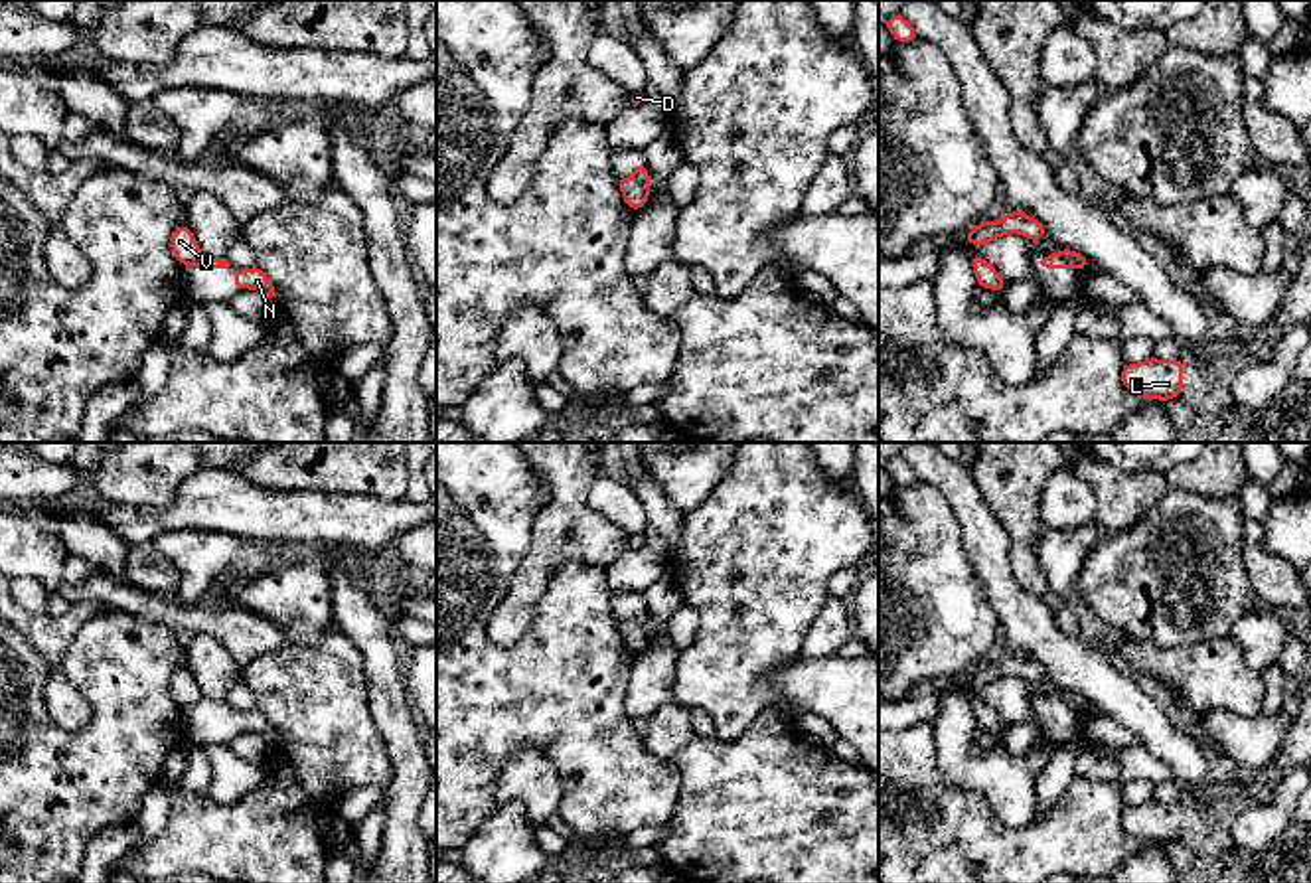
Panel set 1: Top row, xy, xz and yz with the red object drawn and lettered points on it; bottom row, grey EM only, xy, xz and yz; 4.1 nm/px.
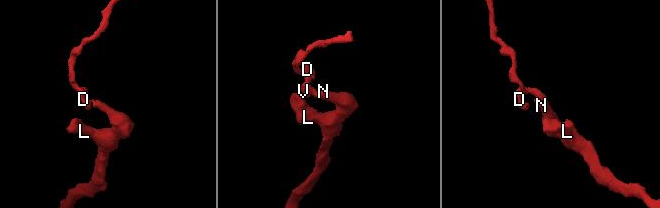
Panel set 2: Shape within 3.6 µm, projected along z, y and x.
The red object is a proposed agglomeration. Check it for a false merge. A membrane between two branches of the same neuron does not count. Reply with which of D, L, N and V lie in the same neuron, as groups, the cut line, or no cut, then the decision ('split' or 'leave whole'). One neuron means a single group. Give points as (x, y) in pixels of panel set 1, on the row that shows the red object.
groups D V / L N; cut xz (632, 174), (648, 192); split

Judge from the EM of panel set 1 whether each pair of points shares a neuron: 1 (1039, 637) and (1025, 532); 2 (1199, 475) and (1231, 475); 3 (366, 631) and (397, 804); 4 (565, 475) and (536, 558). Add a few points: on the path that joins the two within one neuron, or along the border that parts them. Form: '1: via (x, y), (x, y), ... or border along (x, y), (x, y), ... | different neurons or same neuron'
1: border along (1011, 554), (1015, 579), (1041, 599) | different neurons
2: via (1207, 475), (1223, 475) | same neuron
3: via (384, 674), (389, 704), (403, 735), (403, 761) | same neuron
4: via (565, 494), (565, 526), (555, 538) | same neuron

